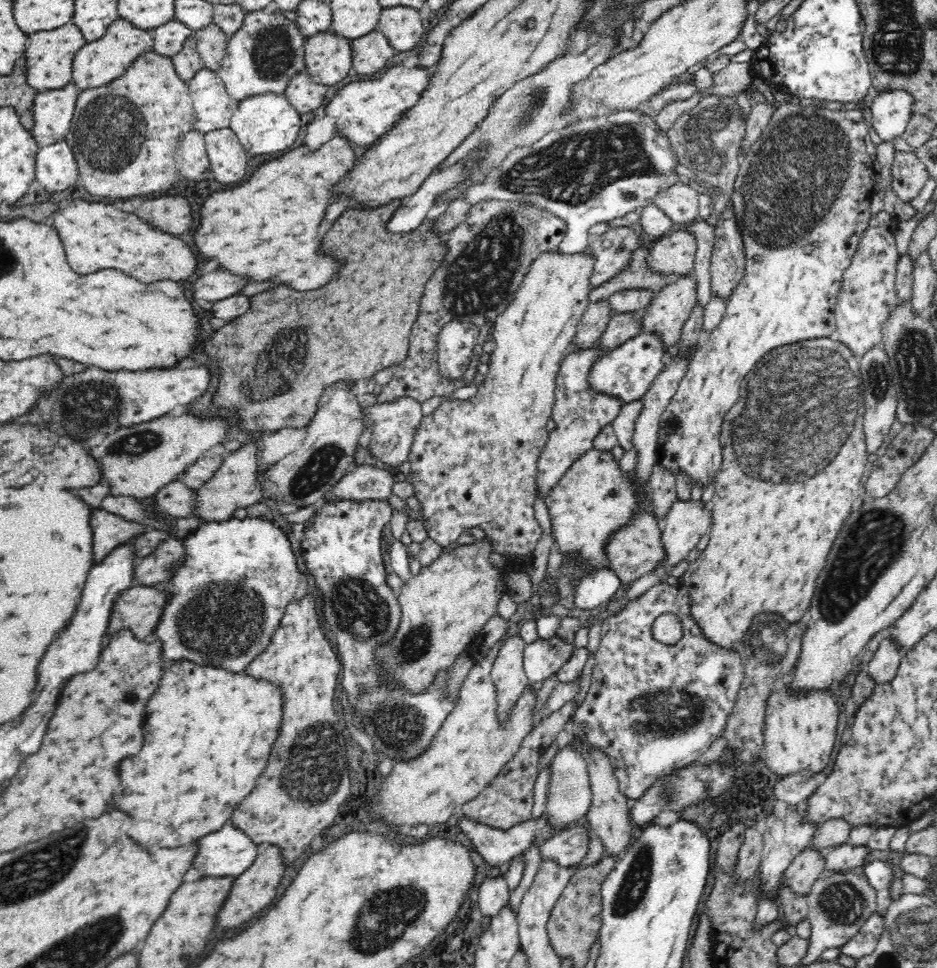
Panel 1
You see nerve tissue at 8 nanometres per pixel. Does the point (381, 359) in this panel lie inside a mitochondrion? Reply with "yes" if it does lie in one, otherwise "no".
no

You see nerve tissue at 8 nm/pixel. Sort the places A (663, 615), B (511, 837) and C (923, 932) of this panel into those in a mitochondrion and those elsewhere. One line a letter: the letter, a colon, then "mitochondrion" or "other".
A: other
B: other
C: mitochondrion

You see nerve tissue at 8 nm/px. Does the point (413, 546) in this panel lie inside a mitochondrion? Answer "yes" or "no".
no

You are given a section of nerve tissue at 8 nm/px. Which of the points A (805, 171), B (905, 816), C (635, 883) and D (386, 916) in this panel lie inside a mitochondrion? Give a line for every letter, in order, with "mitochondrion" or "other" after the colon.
A: mitochondrion
B: other
C: mitochondrion
D: mitochondrion

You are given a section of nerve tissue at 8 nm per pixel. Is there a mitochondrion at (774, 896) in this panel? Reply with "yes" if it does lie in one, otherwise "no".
no

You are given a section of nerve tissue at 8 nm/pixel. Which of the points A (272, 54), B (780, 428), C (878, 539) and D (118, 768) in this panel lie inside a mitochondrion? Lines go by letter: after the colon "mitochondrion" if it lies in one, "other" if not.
A: mitochondrion
B: mitochondrion
C: mitochondrion
D: other

